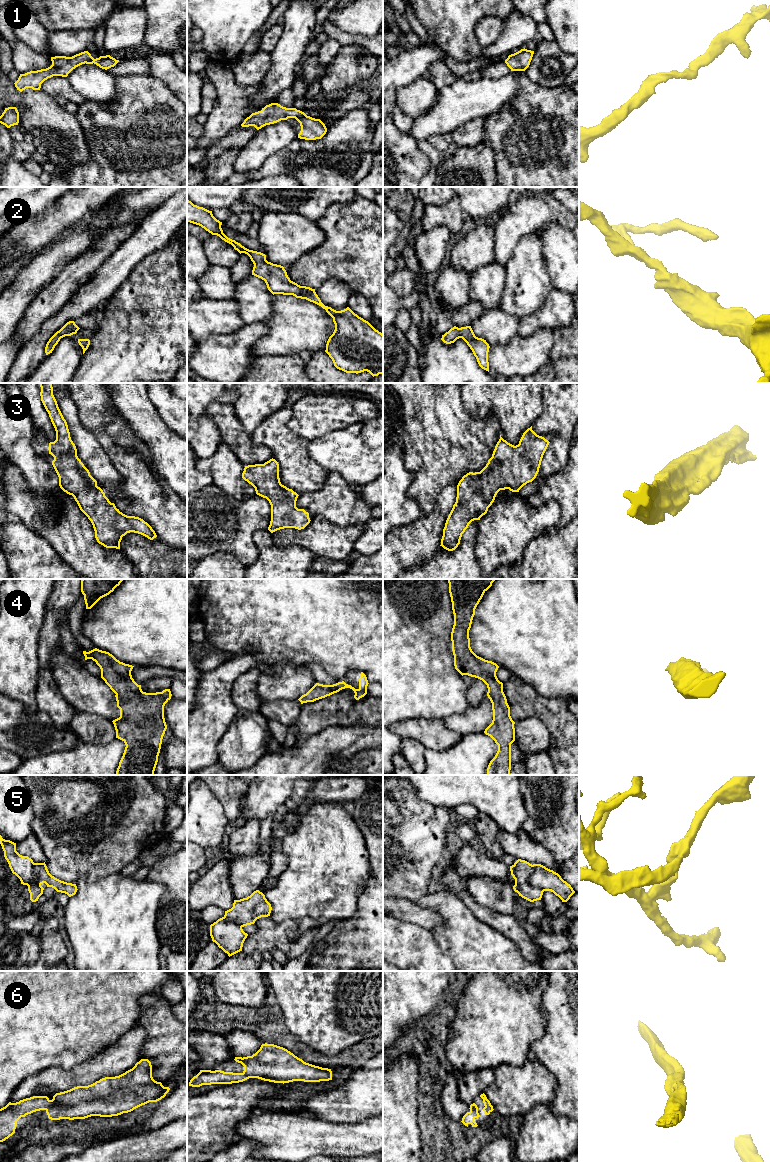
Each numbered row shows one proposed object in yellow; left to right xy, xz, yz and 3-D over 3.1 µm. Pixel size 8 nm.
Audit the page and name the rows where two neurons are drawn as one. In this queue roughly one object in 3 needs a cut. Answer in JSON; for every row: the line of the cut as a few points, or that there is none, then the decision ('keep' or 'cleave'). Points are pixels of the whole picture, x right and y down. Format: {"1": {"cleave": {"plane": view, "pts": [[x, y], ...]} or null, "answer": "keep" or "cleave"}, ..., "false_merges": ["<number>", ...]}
{"1": {"cleave": null, "answer": "keep"}, "2": {"cleave": null, "answer": "keep"}, "3": {"cleave": null, "answer": "keep"}, "4": {"cleave": null, "answer": "keep"}, "5": {"cleave": {"plane": "yz", "pts": [[531, 865], [532, 872], [529, 882], [543, 891]]}, "answer": "cleave"}, "6": {"cleave": null, "answer": "keep"}, "false_merges": ["5"]}

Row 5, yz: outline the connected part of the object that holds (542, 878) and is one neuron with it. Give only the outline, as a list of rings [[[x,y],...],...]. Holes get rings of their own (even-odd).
[[[533,864],[532,866],[533,871],[529,881],[533,887],[553,892],[562,902],[567,902],[575,893],[571,885],[564,881],[558,873],[541,864]]]

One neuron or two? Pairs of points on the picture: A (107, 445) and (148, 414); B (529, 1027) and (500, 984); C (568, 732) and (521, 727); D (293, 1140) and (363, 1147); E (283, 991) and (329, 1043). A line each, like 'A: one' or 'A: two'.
A: two
B: one
C: two
D: one
E: one

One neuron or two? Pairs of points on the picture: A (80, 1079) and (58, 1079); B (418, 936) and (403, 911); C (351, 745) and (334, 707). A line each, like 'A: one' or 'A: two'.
A: one
B: two
C: two

